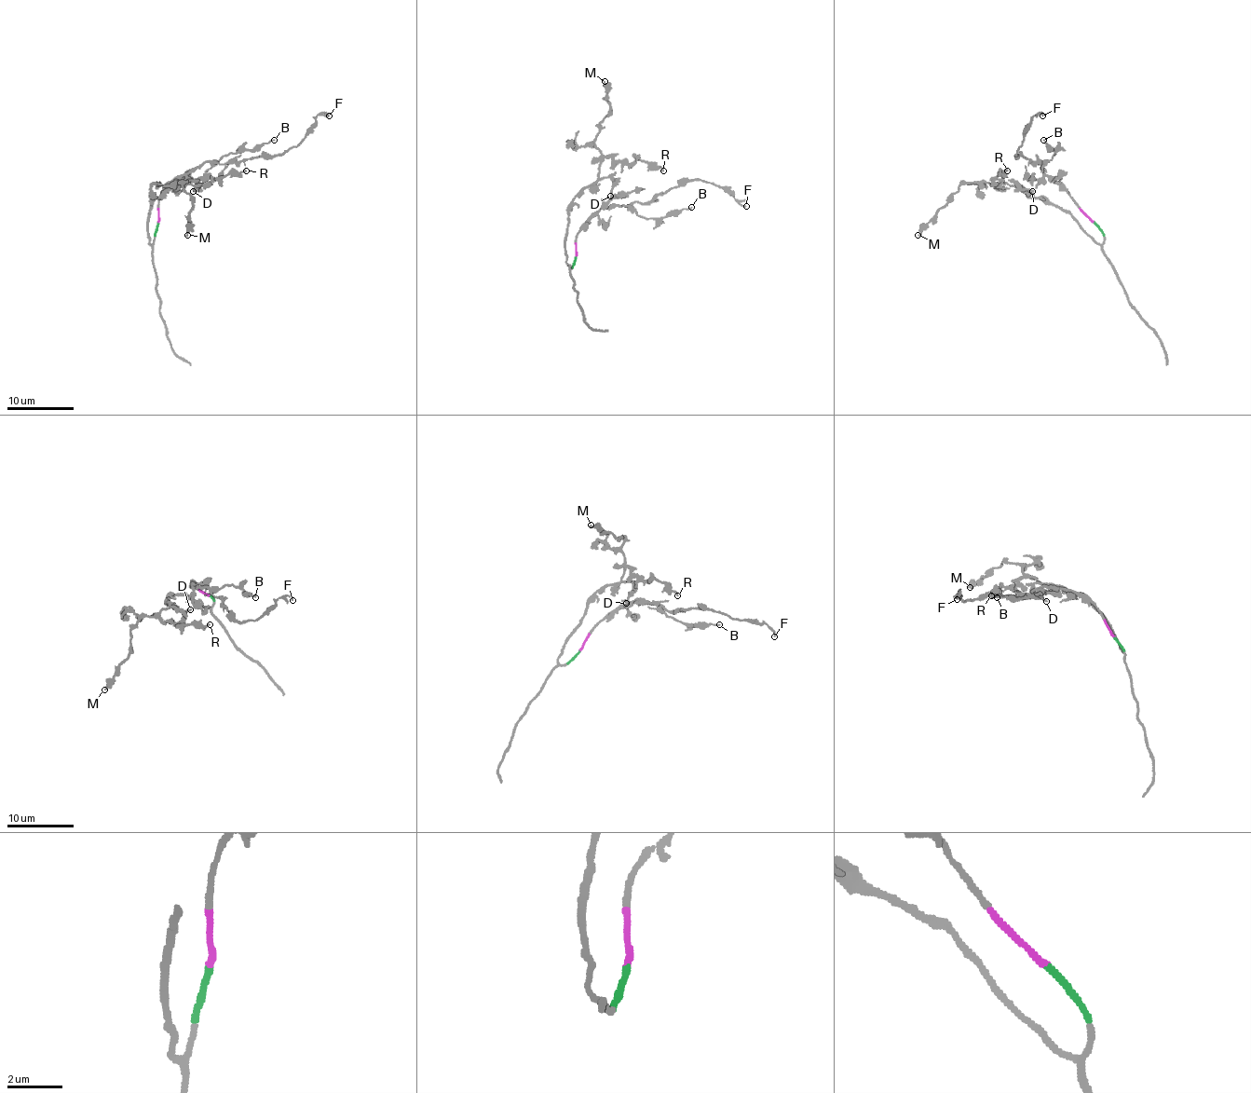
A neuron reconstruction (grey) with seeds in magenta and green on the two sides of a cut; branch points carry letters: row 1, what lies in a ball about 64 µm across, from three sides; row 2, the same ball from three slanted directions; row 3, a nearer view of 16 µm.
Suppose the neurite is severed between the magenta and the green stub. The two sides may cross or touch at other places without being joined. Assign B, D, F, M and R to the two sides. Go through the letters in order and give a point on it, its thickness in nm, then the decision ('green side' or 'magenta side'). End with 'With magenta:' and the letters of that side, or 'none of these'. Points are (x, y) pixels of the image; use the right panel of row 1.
B: place (1043, 140); calibre 160 nm; magenta side
D: place (1032, 191); calibre 200 nm; green side
F: place (1042, 116); calibre 200 nm; magenta side
M: place (917, 235); calibre 240 nm; green side
R: place (1007, 170); calibre 200 nm; green side
With magenta: B, F

